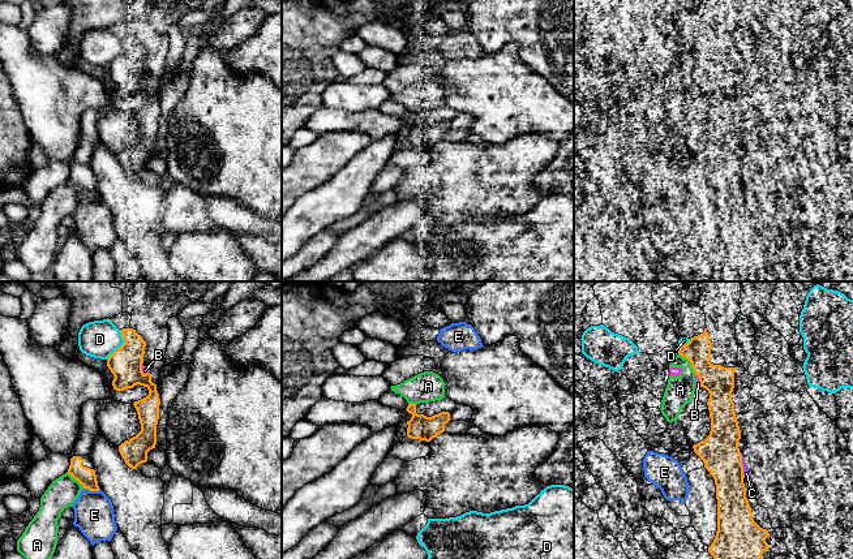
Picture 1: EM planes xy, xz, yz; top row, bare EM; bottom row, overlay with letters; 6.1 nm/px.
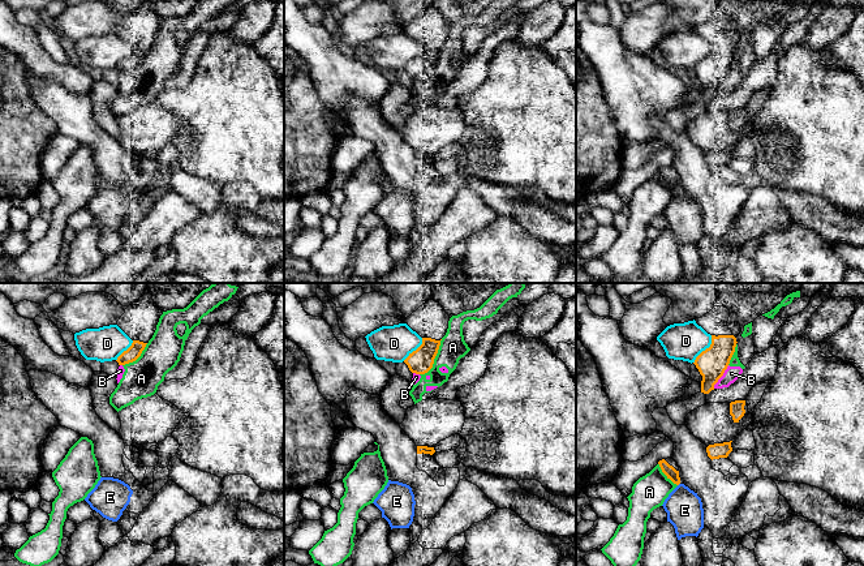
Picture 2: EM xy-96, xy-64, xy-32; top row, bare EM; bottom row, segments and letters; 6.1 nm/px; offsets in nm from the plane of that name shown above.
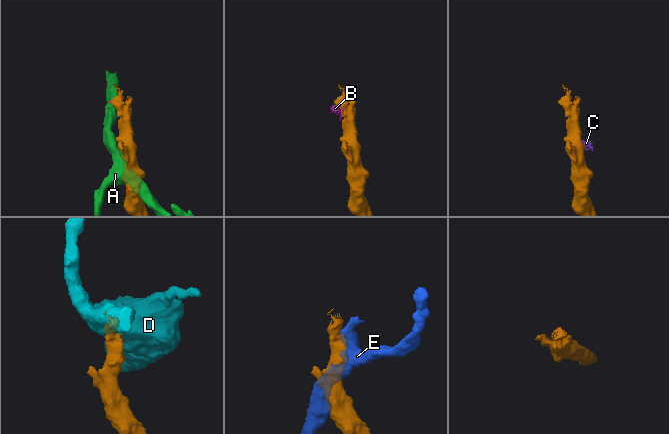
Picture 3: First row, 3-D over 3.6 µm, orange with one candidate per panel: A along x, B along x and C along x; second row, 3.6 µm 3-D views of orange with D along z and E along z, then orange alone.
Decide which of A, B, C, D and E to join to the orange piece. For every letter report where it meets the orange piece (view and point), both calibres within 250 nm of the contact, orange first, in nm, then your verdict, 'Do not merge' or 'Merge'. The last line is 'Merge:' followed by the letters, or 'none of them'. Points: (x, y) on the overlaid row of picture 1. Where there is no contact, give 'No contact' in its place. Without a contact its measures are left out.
A: Touches orange at yz (690, 361). Thickness 190 nm (orange) against 180 nm. Do not merge
B: Touches orange at xy (141, 370). Thickness 200 nm (orange) against 40 nm. Do not merge
C: Touches orange at yz (742, 465). Thickness 240 nm (orange) against 50 nm. Do not merge
D: Touches orange at xy (121, 345). Thickness 200 nm (orange) against 240 nm. Do not merge
E: Touches orange at xy (91, 490). Thickness 110 nm (orange) against 240 nm. Do not merge
Merge: none of them

